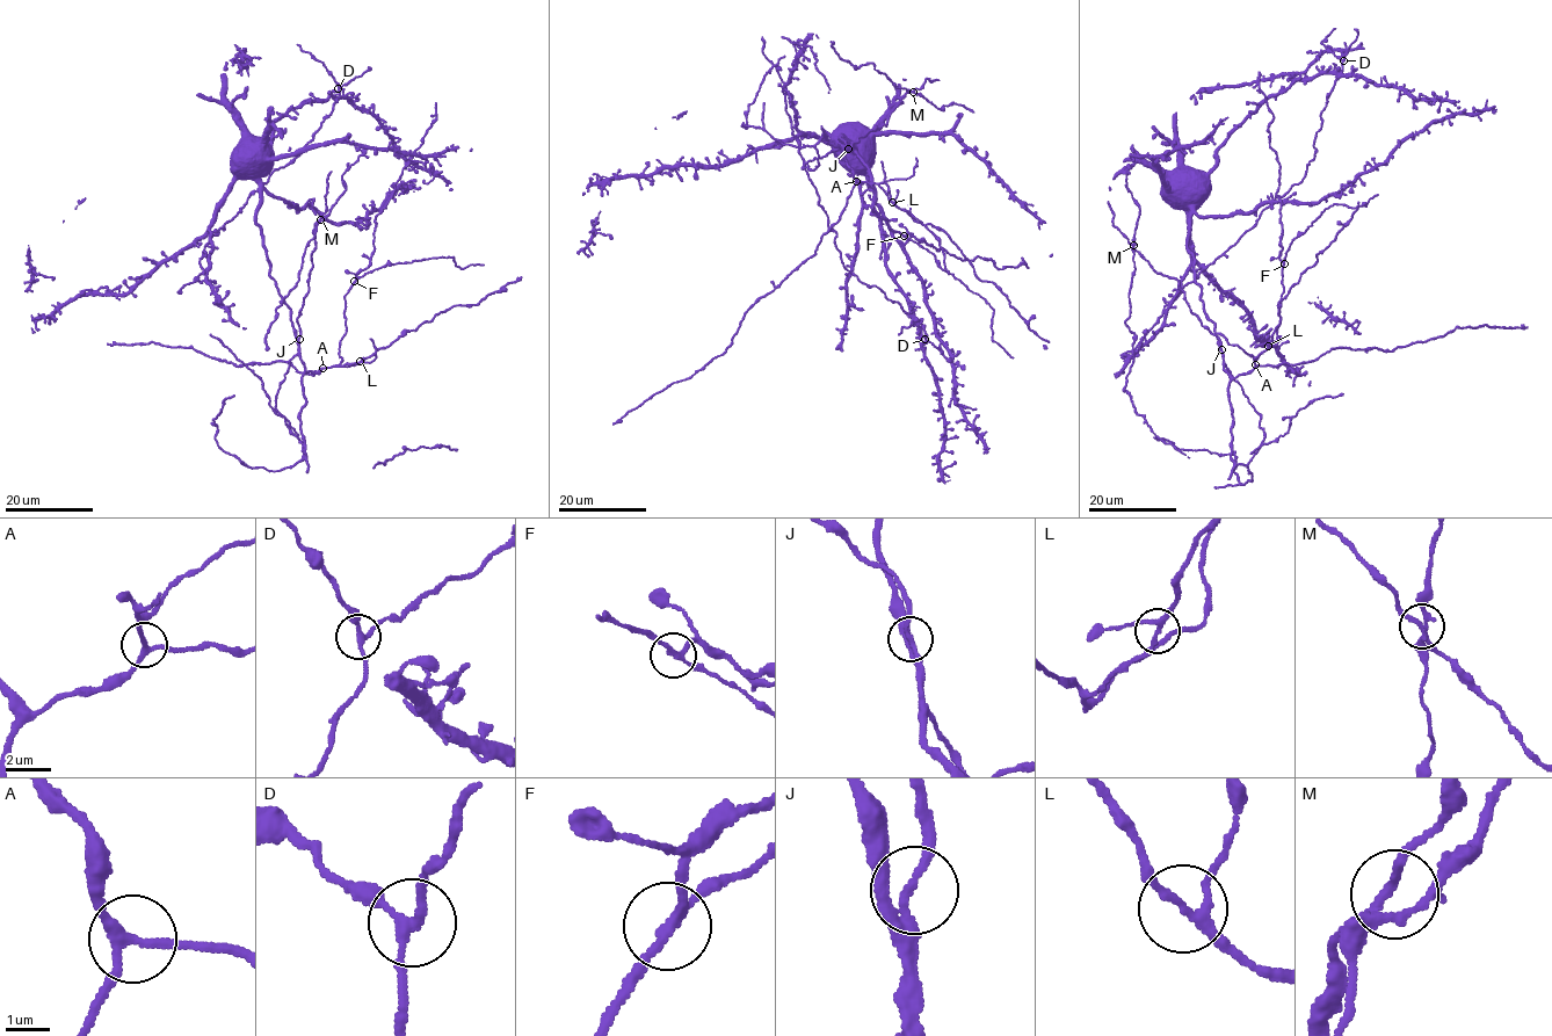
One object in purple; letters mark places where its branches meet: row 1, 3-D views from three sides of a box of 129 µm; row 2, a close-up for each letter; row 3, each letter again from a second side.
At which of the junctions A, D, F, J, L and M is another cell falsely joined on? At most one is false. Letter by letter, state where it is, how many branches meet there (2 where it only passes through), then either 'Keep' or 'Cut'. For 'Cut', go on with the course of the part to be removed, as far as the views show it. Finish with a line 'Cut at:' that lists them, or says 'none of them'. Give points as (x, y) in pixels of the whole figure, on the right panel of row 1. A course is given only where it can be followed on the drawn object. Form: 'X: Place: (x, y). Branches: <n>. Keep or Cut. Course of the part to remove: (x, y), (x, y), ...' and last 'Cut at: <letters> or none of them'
A: Place: (1255, 364). Branches: 3. Keep
D: Place: (1343, 60). Branches: 3. Keep
F: Place: (1284, 263). Branches: 3. Cut. Course of the part to remove: (1283, 265), (1295, 238), (1325, 209), (1334, 204), (1364, 205), (1378, 194)
J: Place: (1221, 349). Branches: 3. Keep
L: Place: (1268, 346). Branches: 3. Keep
M: Place: (1133, 245). Branches: 3. Keep
Cut at: F

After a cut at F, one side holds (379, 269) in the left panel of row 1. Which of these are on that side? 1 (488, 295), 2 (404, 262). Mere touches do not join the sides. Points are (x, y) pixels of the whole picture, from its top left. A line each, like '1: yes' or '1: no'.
1: no
2: yes

